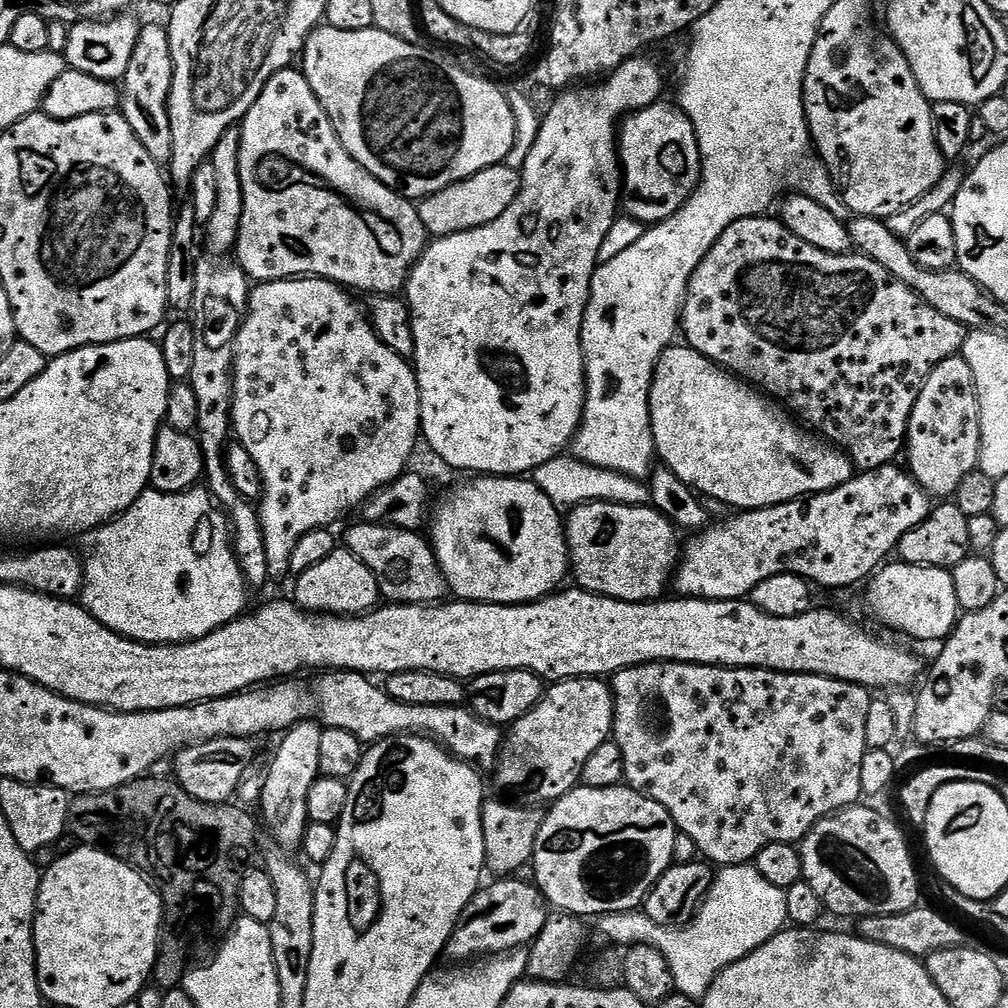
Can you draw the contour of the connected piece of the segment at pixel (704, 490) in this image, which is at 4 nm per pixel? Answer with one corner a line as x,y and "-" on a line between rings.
670,346
660,355
660,361
657,362
652,375
652,389
648,395
648,406
649,414
652,416
652,433
656,443
656,455
662,461
663,467
672,471
682,483
687,484
701,497
709,496
710,499
717,500
720,504
729,504
732,510
747,510
750,508
769,508
775,504
785,504
791,500
817,496
819,492
829,492
852,479
854,475
852,462
839,448
809,434
803,427
797,426
771,399
765,398
757,389
733,376
731,372
721,368
713,360
706,359
705,356
687,346
676,347

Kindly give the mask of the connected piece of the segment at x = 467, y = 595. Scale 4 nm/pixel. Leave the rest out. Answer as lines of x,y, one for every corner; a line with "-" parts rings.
480,474
475,478
468,478
465,480
468,480
465,482
465,484
460,484
457,486
457,488
452,488
448,493
445,494
444,501
442,501
441,504
437,506
437,508
435,505
434,511
430,516
430,528
432,524
432,536
430,535
432,552
434,555
436,555
436,565
439,566
441,574
444,576
444,582
447,591
451,593
451,595
453,592
453,594
456,595
453,597
459,598
461,601
479,602
482,604
529,604
531,600
542,600
544,597
552,595
553,592
557,591
557,589
563,585
560,583
562,583
564,579
567,581
570,576
570,565
568,562
568,539
564,537
565,521
562,519
561,509
556,508
554,506
554,502
550,502
550,498
546,498
546,494
542,494
542,490
538,490
538,486
531,480
531,478
517,478
514,476
490,476
487,474

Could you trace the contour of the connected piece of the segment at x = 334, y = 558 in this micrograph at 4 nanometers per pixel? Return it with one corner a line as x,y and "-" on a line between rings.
338,546
330,558
322,558
318,566
310,566
310,570
299,573
295,580
294,600
305,612
330,616
363,616
365,612
373,611
382,600
374,574
370,574
370,570
366,570
366,566
362,566
362,562
358,562
358,558
354,558
354,554
350,554
343,546

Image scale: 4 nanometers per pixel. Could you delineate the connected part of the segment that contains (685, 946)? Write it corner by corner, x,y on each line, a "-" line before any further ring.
751,863
729,864
721,867
712,877
712,885
695,916
683,928
663,928
644,915
643,911
613,914
603,921
604,928
612,932
616,944
631,946
643,944
666,958
672,971
675,991
691,1000
703,1001
716,975
726,966
746,958
788,924
785,889
766,882

